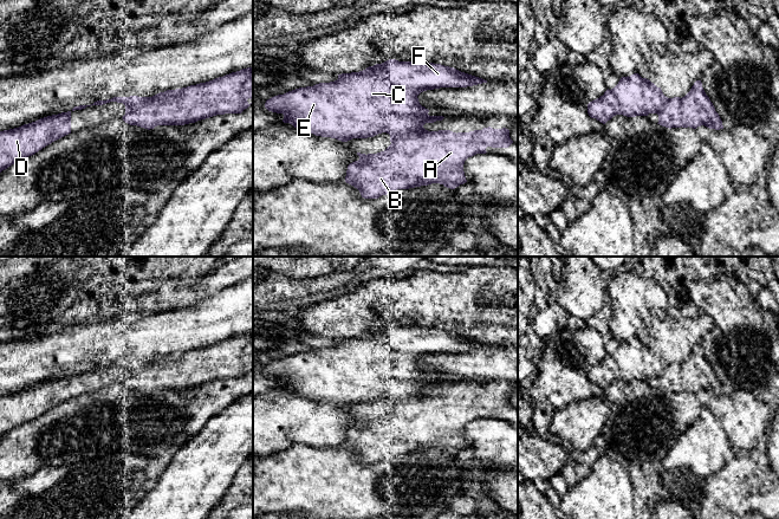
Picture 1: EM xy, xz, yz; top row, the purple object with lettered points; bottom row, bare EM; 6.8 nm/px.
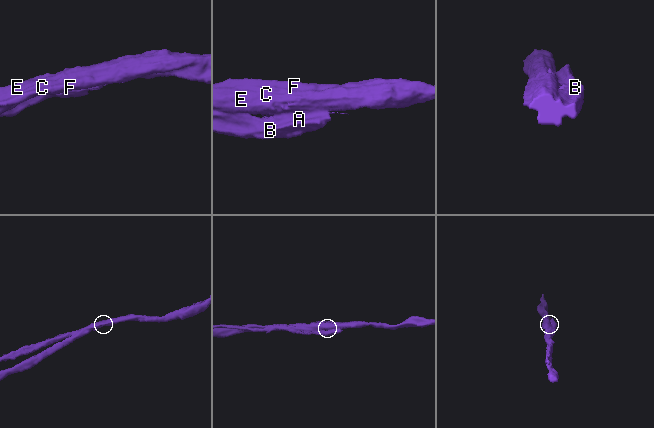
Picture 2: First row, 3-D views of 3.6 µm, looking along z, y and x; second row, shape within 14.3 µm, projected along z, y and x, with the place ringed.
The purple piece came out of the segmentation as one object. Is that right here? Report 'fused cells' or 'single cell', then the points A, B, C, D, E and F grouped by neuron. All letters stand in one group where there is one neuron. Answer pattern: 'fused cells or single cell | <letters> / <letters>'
fused cells | A B D / C E F

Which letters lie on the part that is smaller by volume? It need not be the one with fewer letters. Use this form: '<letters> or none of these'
A, B, D

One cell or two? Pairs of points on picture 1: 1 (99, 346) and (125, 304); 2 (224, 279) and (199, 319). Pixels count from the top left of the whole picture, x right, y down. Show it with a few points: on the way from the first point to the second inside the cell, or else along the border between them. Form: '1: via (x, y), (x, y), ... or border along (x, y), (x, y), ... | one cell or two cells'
1: border along (117, 317), (128, 319) | two cells
2: border along (240, 280), (189, 304) | two cells

